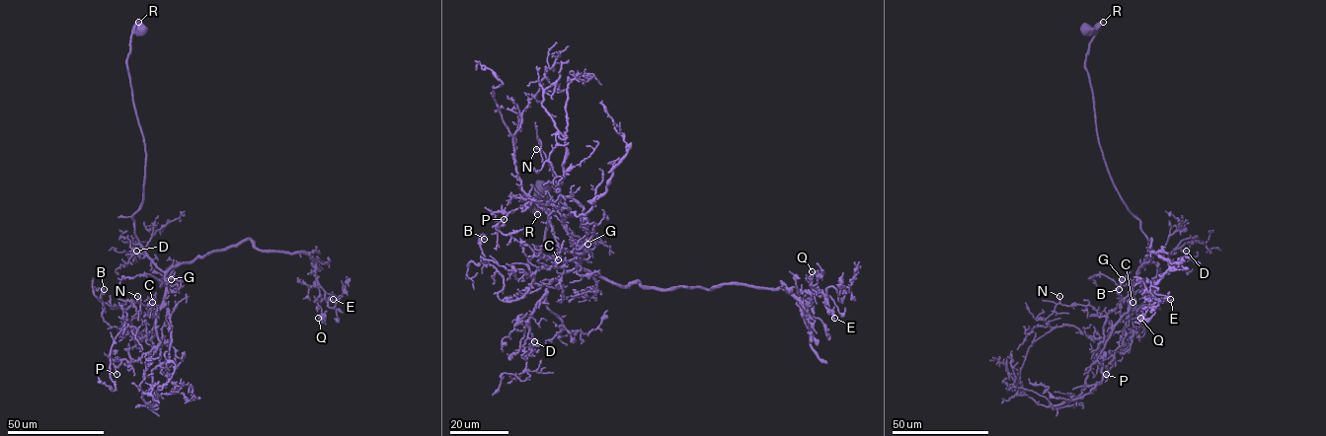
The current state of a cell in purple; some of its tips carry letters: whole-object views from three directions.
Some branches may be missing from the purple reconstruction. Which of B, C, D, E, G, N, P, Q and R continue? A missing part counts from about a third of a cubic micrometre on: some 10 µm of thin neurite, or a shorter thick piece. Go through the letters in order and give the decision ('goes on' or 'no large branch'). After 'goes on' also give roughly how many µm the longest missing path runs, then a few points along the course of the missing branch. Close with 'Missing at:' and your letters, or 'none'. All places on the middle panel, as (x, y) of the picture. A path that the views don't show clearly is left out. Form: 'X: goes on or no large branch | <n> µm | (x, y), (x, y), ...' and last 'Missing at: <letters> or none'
B: no large branch
C: no large branch
D: no large branch
E: no large branch
G: no large branch
N: no large branch
P: no large branch
Q: no large branch
R: no large branch
Missing at: none

